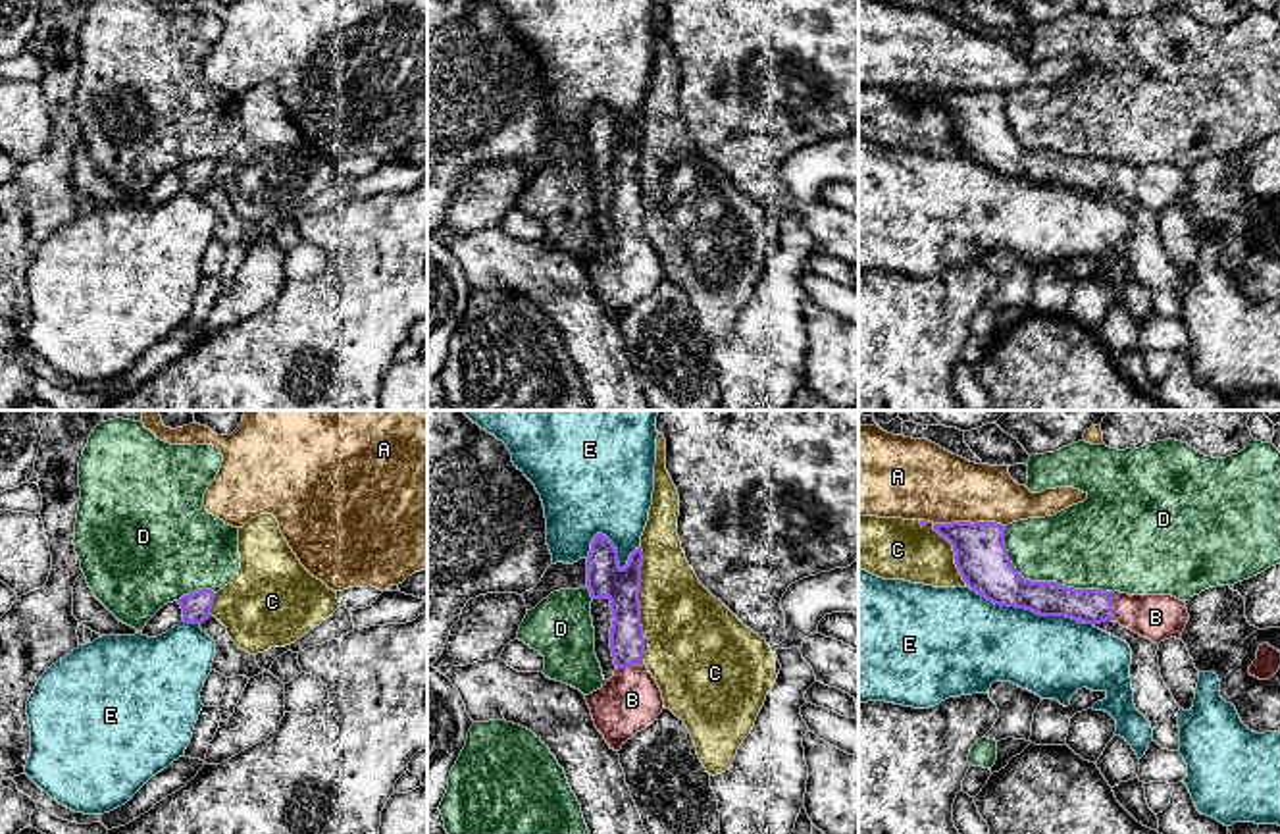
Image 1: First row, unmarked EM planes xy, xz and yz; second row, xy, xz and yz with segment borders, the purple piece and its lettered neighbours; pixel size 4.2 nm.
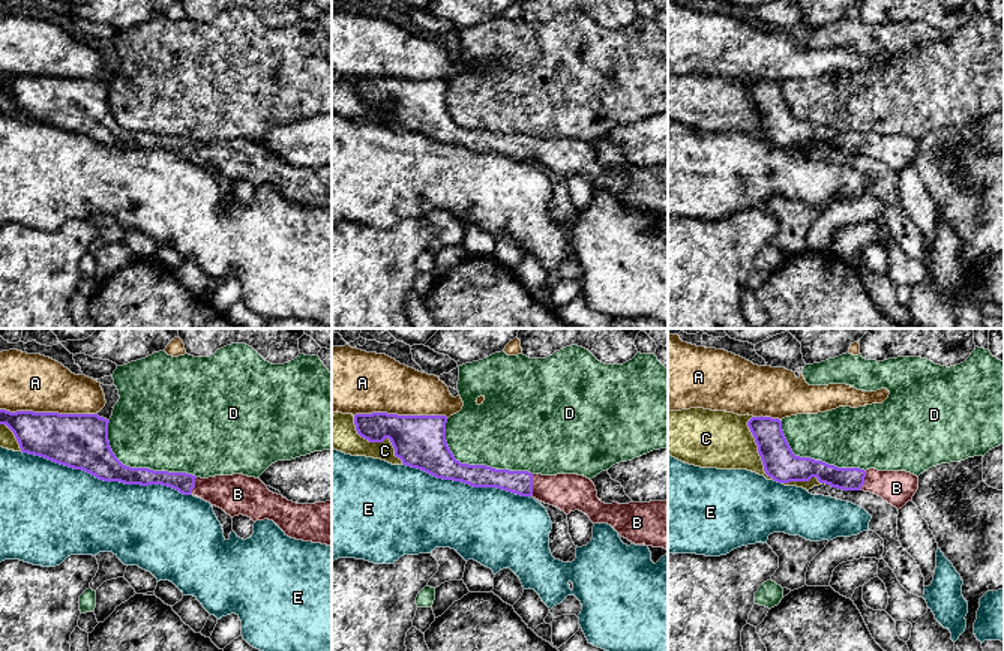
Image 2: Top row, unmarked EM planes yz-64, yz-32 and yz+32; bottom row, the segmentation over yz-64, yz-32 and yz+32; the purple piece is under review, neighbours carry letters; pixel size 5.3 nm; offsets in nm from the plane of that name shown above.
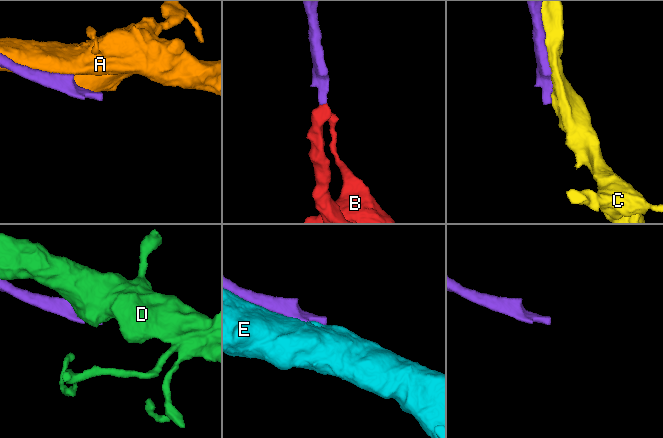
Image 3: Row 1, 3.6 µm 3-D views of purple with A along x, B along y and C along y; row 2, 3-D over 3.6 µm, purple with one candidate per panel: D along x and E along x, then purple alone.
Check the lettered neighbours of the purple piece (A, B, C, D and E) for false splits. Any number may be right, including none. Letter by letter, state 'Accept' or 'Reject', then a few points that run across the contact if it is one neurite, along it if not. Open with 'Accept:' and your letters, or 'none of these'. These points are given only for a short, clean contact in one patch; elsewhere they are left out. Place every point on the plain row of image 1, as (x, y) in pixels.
Accept: B
A: Reject
B: Accept. Line: xz (626, 205), (628, 234), (632, 268)
C: Reject
D: Reject
E: Reject

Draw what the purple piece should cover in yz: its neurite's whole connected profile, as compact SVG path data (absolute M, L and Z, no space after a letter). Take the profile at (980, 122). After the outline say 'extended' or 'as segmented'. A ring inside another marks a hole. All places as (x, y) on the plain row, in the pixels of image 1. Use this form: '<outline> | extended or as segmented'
M953 91L934 92L934 98L953 114L966 154L995 173L1086 193L1113 189L1157 214L1180 208L1190 189L1186 171L1172 164L1128 164L1024 148L1009 127L1003 92Z | extended

